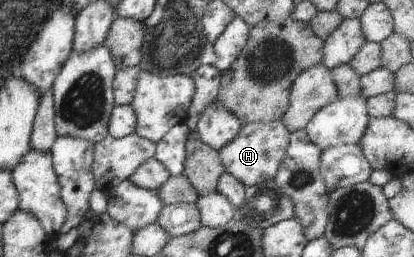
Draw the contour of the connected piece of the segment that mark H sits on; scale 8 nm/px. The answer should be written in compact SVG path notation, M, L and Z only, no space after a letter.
M268 121L241 125L236 138L218 152L226 171L245 187L273 180L290 142L291 132L282 121Z

